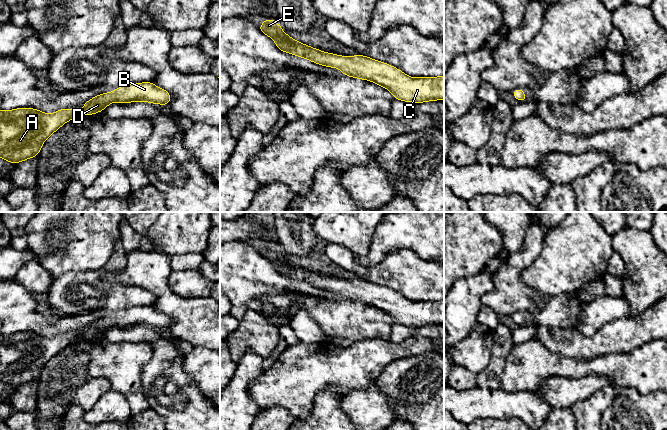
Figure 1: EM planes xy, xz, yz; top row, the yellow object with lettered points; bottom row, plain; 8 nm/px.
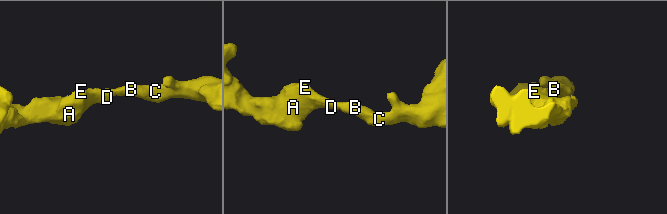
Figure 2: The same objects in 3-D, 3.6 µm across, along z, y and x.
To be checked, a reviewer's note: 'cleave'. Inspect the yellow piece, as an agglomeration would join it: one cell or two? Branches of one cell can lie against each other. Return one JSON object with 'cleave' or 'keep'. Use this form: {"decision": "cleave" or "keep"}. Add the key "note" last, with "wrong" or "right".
{"decision": "keep", "note": "wrong"}

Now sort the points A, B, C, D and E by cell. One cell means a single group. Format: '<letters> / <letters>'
A B C D E

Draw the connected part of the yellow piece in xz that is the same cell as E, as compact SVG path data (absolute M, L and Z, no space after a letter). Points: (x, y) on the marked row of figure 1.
M266 19L258 29L273 39L279 50L322 66L338 67L343 75L370 80L388 89L394 99L414 103L444 100L444 75L413 78L389 64L364 55L339 56L326 53L292 39L282 31L277 21L271 19Z

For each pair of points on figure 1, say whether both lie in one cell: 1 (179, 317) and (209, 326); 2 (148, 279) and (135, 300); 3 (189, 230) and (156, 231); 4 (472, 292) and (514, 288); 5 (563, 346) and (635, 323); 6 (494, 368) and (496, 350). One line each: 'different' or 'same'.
1: same
2: different
3: same
4: different
5: same
6: same

